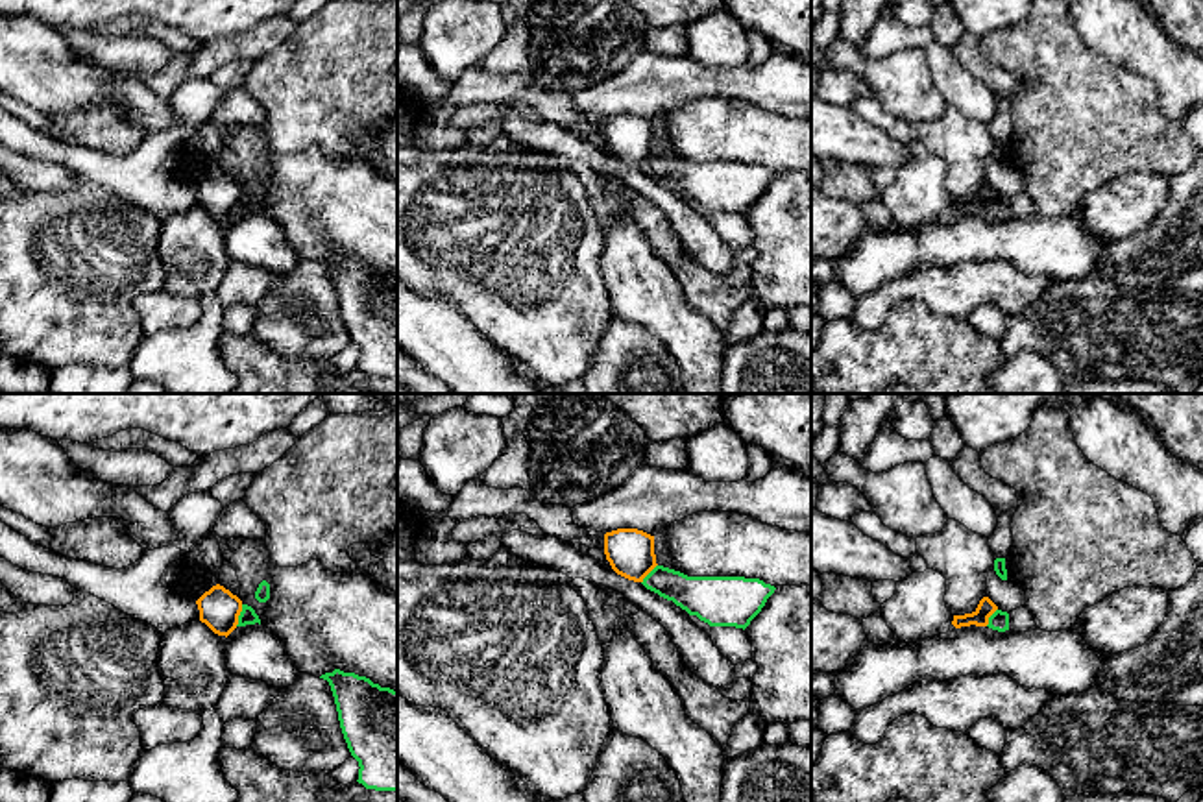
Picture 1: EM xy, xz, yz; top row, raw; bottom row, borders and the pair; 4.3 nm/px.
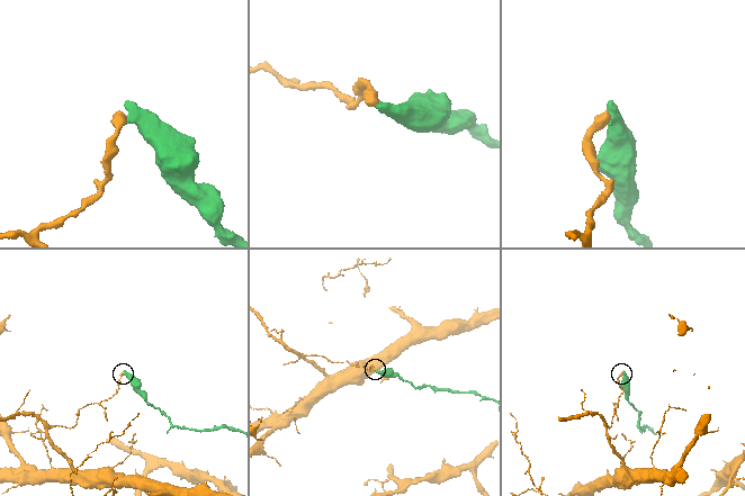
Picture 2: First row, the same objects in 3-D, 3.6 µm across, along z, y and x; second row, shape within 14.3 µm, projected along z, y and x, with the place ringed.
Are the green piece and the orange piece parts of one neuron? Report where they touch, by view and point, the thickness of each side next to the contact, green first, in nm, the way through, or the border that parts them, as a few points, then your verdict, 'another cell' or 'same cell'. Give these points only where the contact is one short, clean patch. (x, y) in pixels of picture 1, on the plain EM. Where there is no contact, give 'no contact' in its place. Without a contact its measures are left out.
meets green in xy at (239, 202); 70 nm thick on the green side, 180 nm on the other; border along xy (243, 191), (235, 211); another cell

